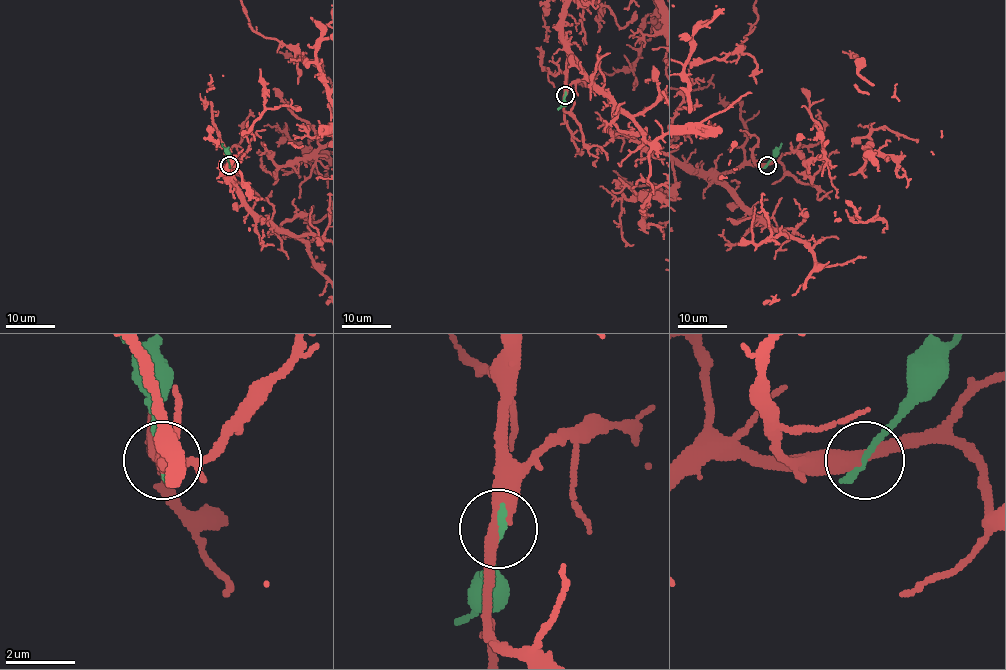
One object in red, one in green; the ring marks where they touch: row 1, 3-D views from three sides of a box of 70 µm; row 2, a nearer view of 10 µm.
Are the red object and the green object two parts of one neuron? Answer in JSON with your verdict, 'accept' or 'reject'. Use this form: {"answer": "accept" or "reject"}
{"answer": "reject"}

